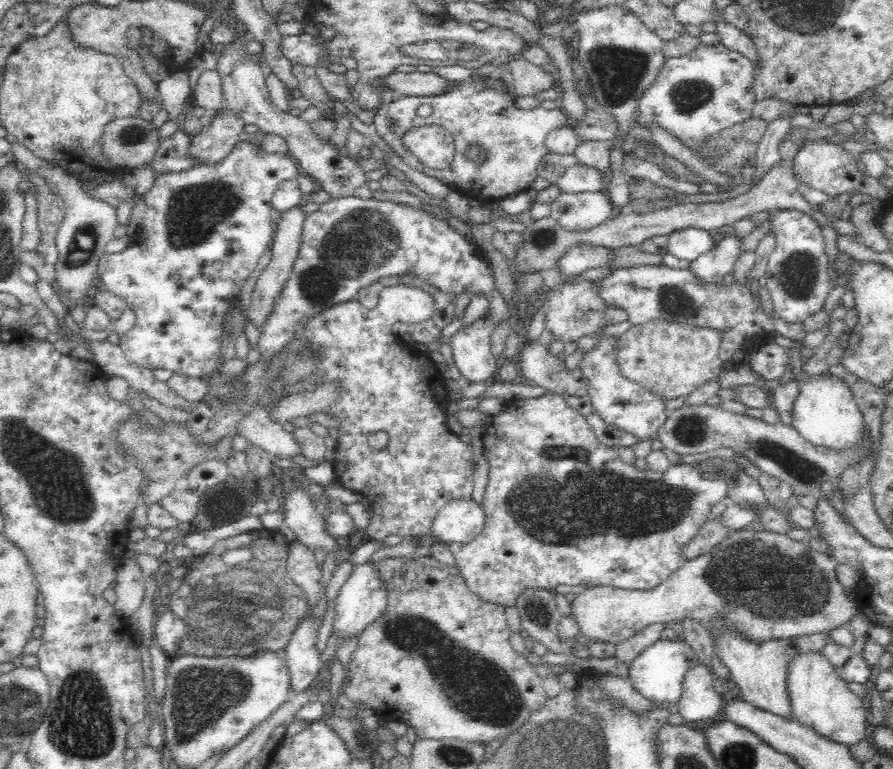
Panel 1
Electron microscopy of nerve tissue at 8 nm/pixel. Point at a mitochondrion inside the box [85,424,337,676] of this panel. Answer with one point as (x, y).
(228, 609)

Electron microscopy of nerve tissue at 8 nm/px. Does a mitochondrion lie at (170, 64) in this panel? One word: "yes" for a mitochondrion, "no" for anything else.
no

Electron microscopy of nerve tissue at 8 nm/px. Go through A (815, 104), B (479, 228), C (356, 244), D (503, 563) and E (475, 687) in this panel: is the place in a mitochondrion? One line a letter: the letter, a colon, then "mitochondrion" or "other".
A: other
B: other
C: mitochondrion
D: other
E: mitochondrion

